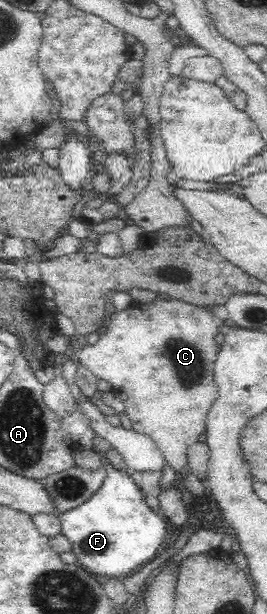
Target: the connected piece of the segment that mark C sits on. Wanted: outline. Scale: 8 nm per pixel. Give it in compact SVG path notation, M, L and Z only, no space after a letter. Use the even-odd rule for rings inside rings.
M158 298L149 303L134 302L127 309L116 309L105 321L105 331L95 344L75 349L71 339L66 340L66 349L74 352L83 367L87 367L98 380L113 387L122 399L124 409L131 420L133 429L149 435L162 451L164 461L181 478L183 487L192 495L203 497L206 494L203 476L195 474L189 466L187 451L189 446L199 441L199 435L206 431L206 415L217 399L217 384L214 382L214 365L219 346L215 337L224 333L227 323L205 309L179 298Z

